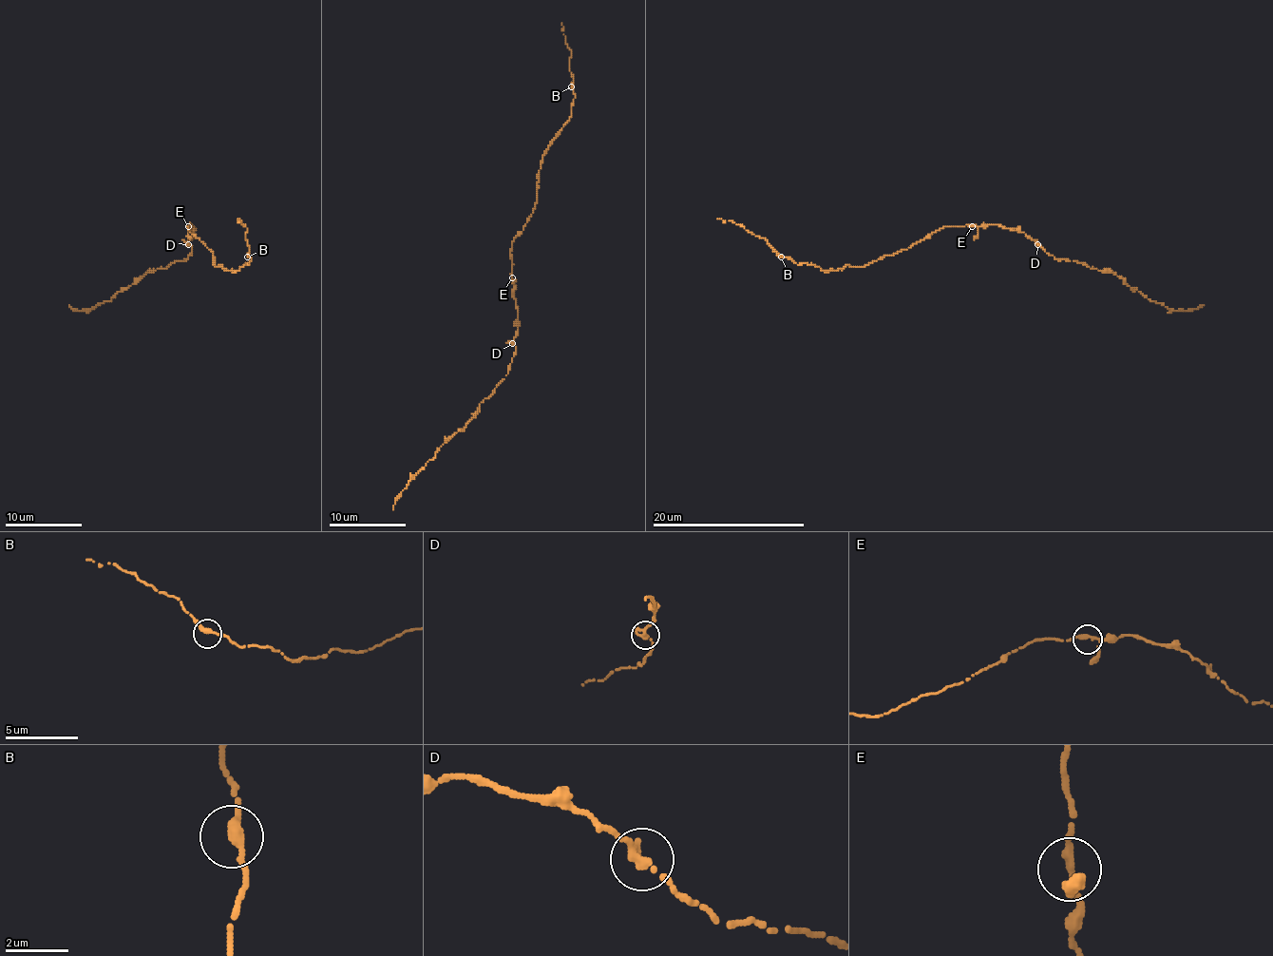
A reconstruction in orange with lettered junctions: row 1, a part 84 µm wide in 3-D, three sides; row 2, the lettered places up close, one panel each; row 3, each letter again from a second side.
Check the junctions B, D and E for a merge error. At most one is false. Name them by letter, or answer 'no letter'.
no letter

